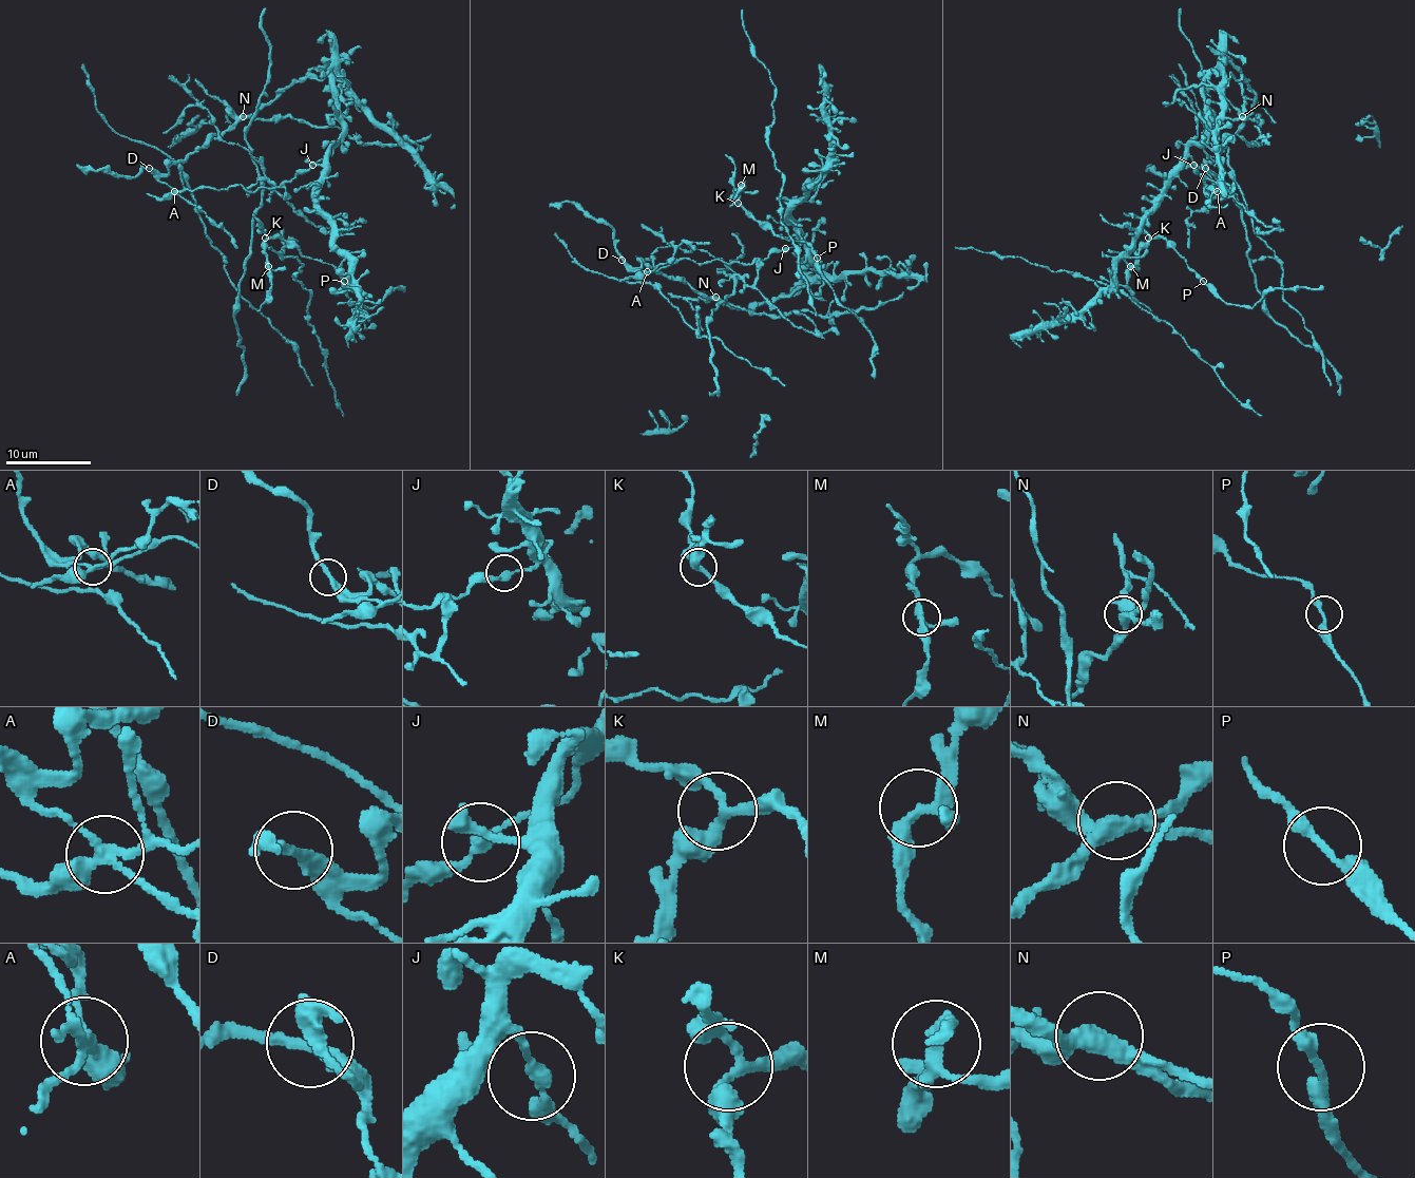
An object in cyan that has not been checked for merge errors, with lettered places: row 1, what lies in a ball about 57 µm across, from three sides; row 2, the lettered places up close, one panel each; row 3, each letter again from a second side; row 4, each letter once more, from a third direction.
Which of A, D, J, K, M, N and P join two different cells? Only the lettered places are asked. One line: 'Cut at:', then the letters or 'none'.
Cut at: A, J, N

